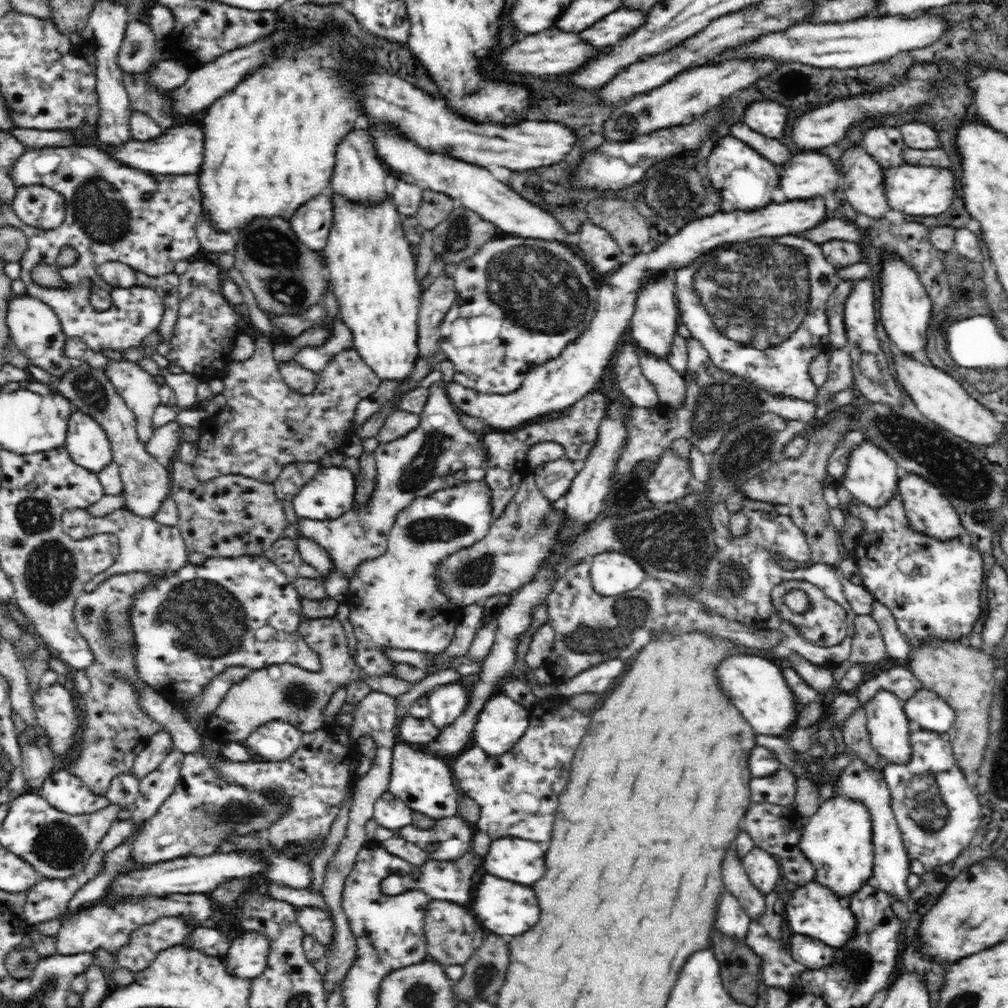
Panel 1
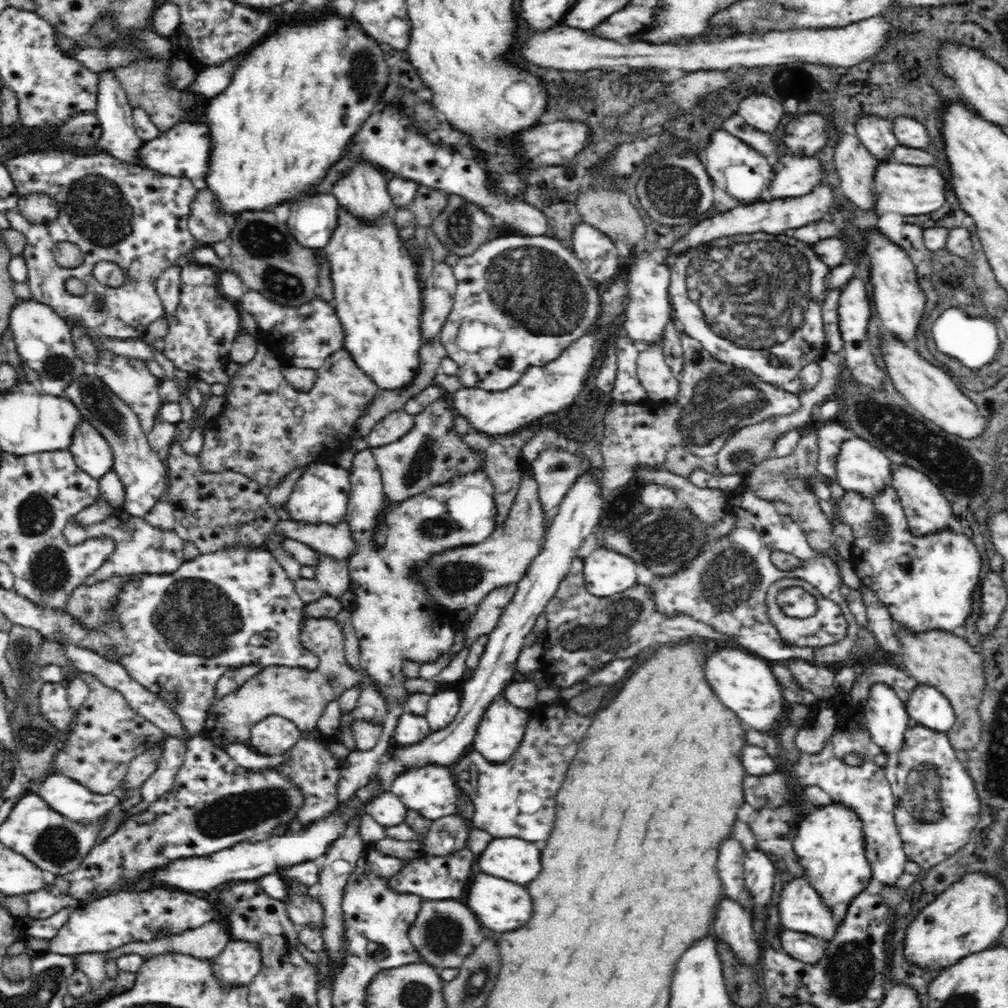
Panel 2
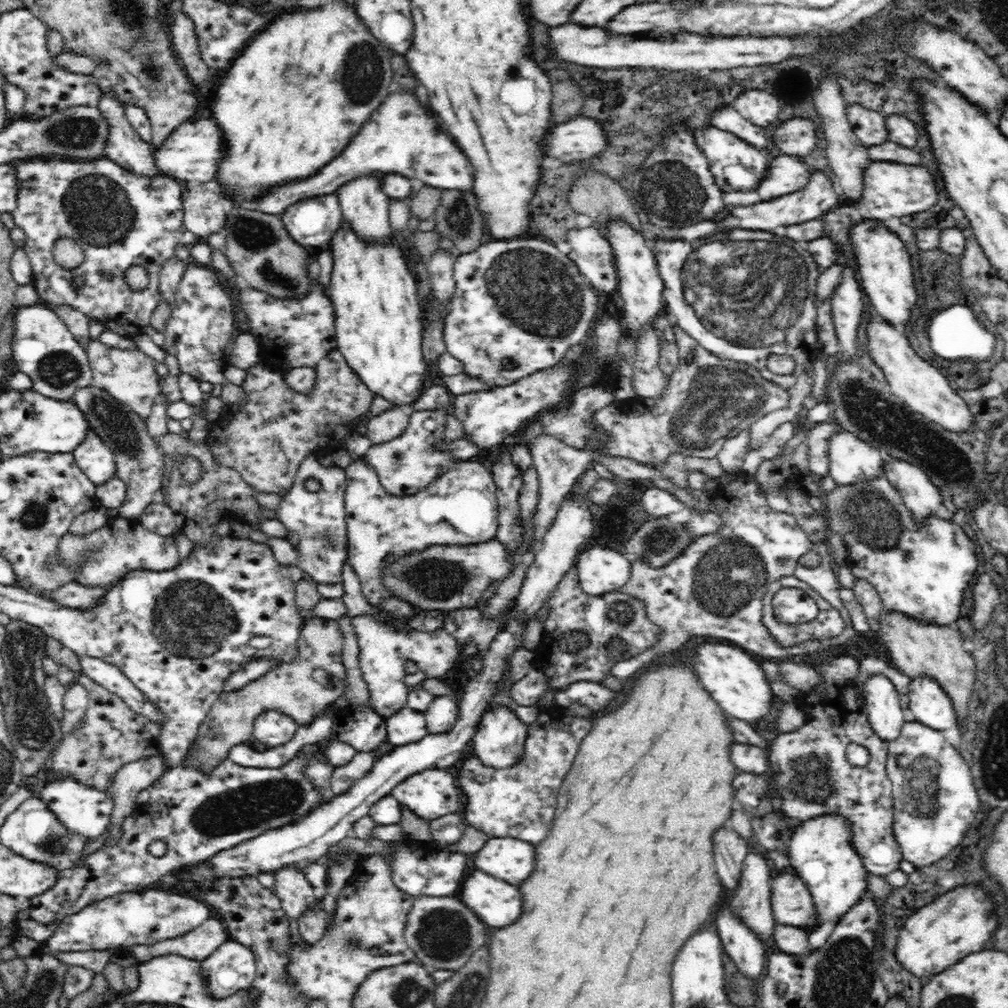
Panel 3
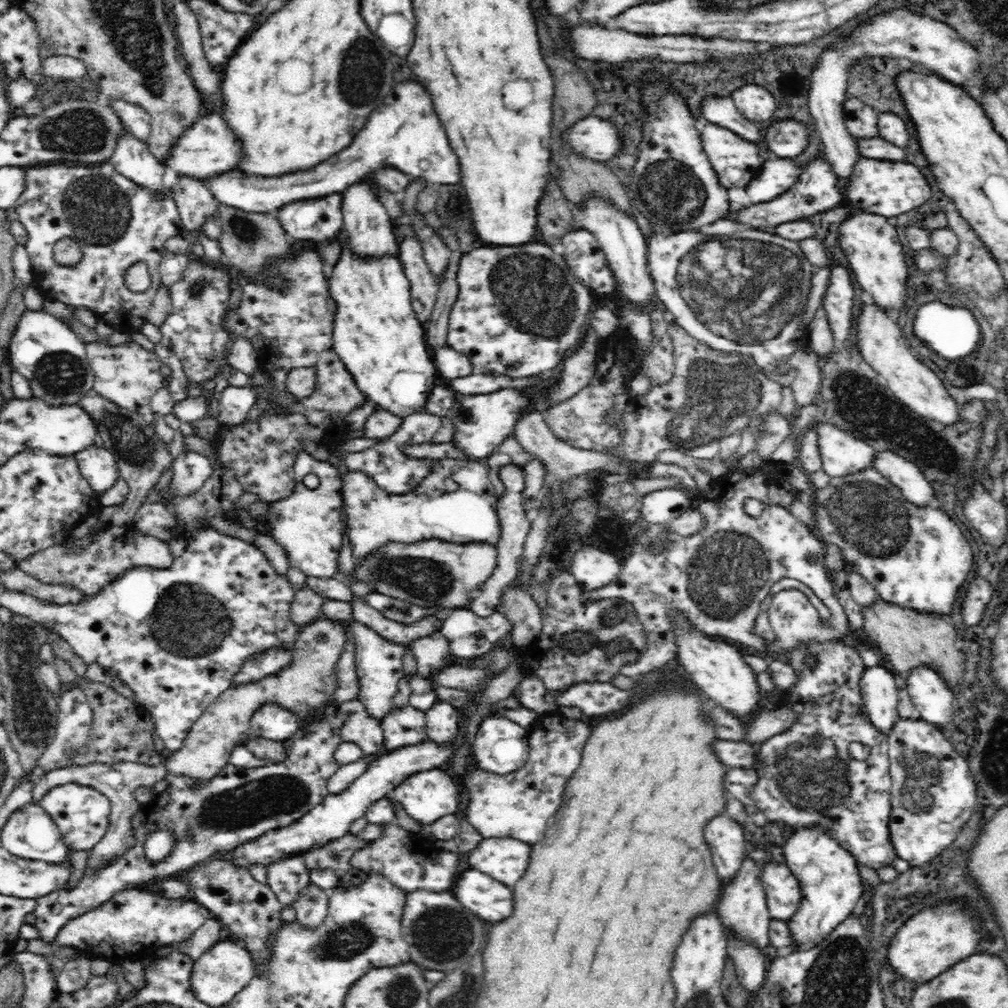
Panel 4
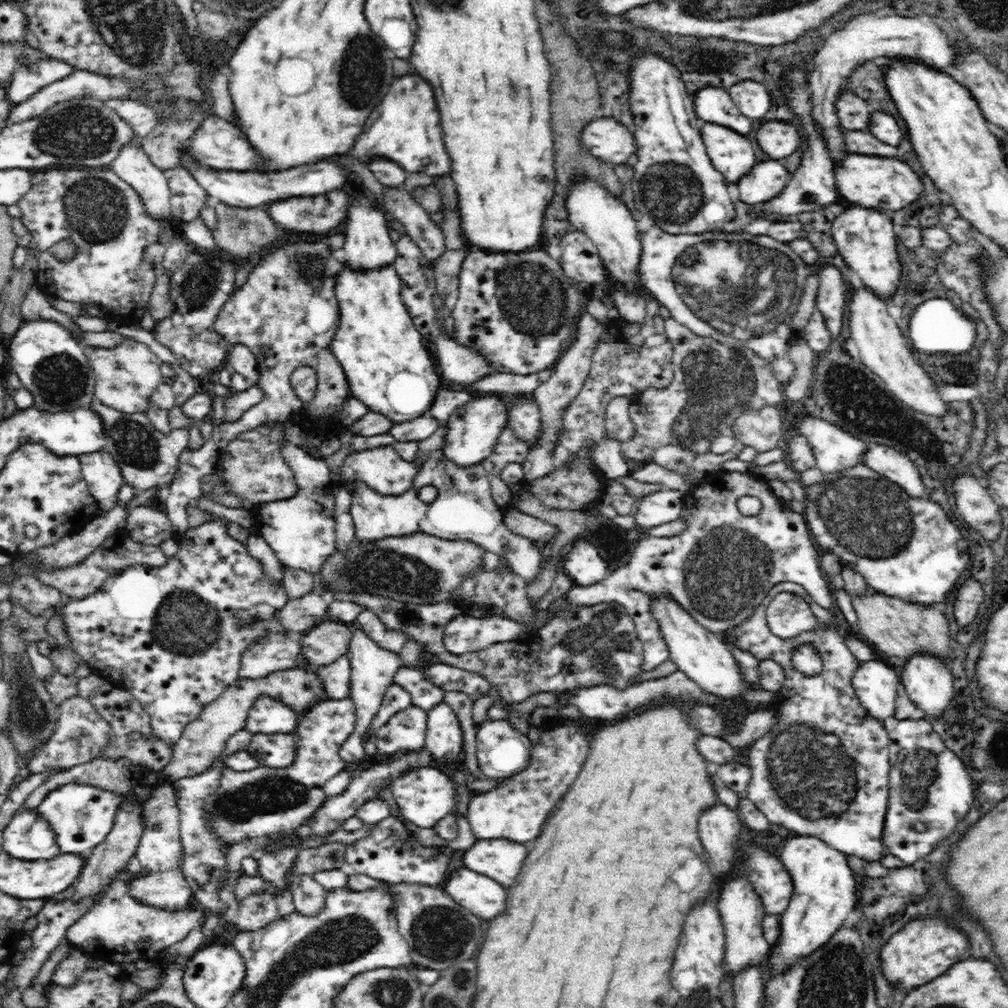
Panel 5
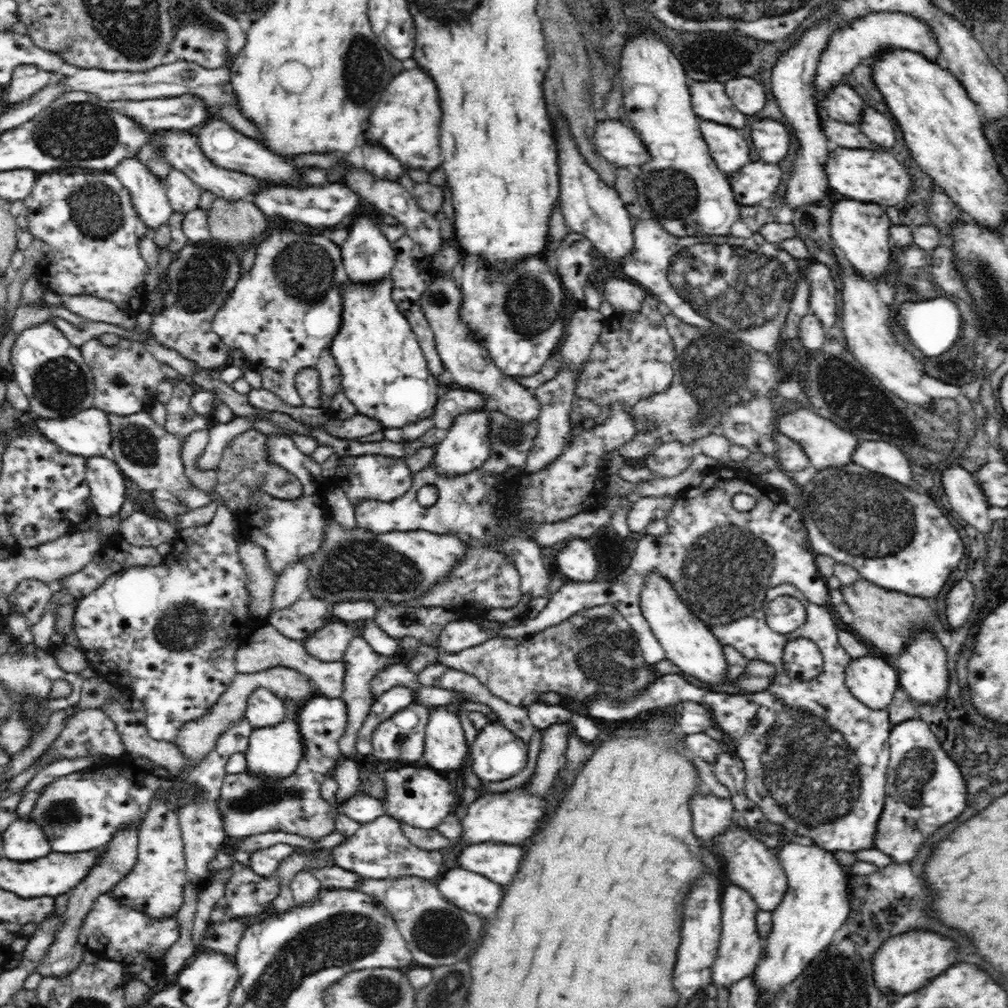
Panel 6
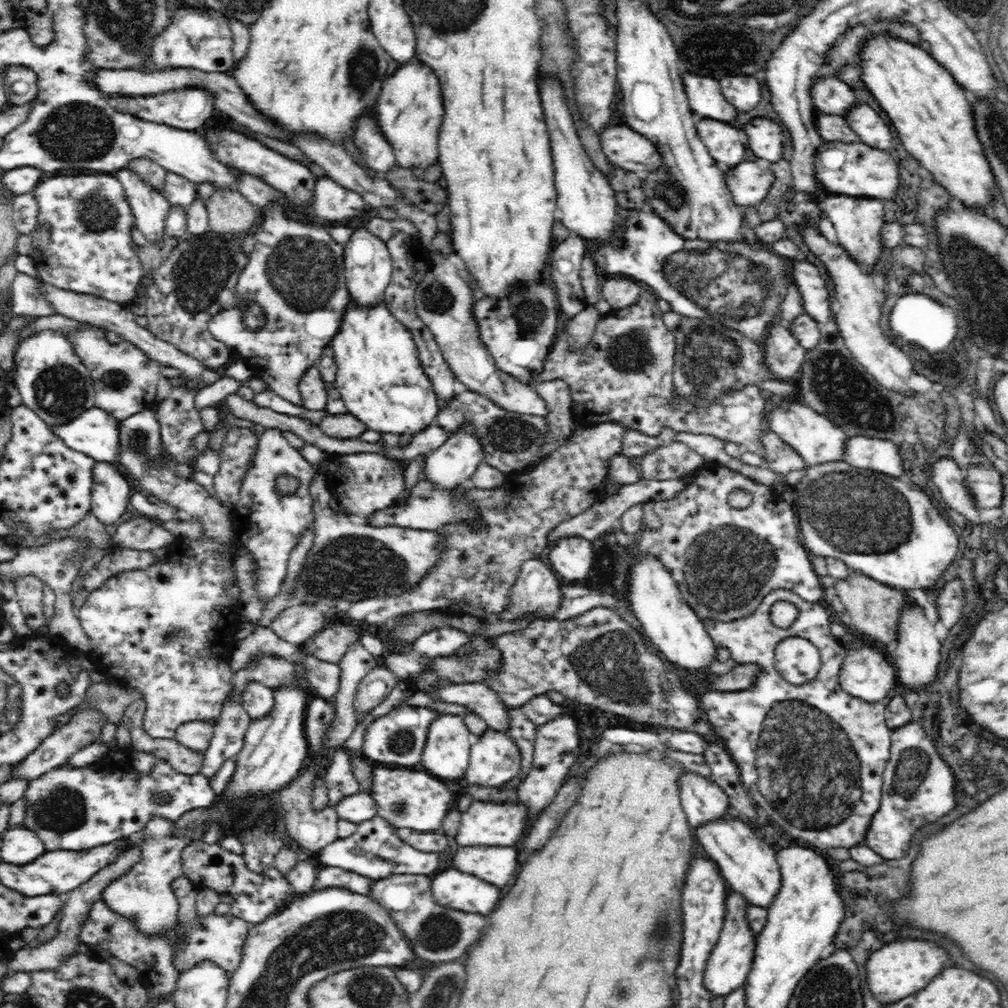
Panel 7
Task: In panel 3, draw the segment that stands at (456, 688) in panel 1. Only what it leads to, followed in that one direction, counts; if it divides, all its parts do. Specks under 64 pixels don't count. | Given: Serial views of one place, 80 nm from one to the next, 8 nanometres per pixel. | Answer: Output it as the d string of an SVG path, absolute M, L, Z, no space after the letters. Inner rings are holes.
M435 697L423 715L429 734L449 733L458 718L459 706L450 697Z

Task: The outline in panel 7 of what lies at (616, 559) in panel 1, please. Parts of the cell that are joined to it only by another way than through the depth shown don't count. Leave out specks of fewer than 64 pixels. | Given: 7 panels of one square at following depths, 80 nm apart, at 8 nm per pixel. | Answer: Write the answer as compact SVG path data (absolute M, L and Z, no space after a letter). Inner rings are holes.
M560 536L554 543L550 543L548 561L557 576L566 580L580 580L588 576L592 566L591 541L581 536Z

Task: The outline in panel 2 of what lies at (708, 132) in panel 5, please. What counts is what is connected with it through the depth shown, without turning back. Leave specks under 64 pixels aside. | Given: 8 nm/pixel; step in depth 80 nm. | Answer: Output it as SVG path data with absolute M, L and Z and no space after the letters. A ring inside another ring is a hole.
M716 130L710 136L710 142L704 150L704 162L714 184L730 196L734 196L736 200L740 200L740 204L758 202L760 194L770 187L770 182L774 178L772 165L768 164L768 160L760 152L754 152L748 144L724 130Z

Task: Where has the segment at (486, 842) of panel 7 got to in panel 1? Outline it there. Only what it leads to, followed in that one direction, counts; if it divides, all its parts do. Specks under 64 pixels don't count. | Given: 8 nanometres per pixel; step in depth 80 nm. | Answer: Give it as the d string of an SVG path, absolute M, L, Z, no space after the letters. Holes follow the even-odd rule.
M560 697L539 699L530 709L528 728L522 738L502 756L488 756L478 745L460 752L451 762L451 771L461 794L475 800L479 806L479 819L474 823L475 830L488 833L492 840L501 838L522 838L544 842L552 836L552 822L558 810L560 794L570 780L570 766L579 743L588 732L591 716L568 705Z

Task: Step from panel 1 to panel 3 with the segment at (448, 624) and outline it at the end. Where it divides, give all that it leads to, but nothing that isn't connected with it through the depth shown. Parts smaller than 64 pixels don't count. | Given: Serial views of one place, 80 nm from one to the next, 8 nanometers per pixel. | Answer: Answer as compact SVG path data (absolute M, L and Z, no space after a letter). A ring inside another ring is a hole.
M360 457L354 459L348 467L343 468L346 473L346 488L344 492L344 506L346 513L346 526L347 526L347 560L350 561L351 568L354 569L355 575L358 576L359 583L361 584L362 594L366 597L368 603L378 609L378 604L384 602L386 598L396 598L391 596L390 591L386 591L382 583L382 574L384 571L384 558L387 555L406 555L414 552L419 552L419 550L424 550L433 545L470 545L479 544L482 541L489 541L497 536L498 522L498 503L497 503L497 486L495 485L493 476L490 474L489 468L481 462L480 459L461 461L456 466L453 466L449 471L444 472L444 474L437 476L426 488L418 490L416 494L408 496L394 496L388 494L386 489L380 484L378 477L376 476L376 471L370 467L369 463L360 460ZM371 616L351 618L359 648L359 665L362 676L370 693L370 708L383 717L392 716L394 712L407 705L407 690L404 685L405 663L413 660L425 678L443 678L452 672L452 666L458 658L457 640L444 628L431 633L410 632L400 634L388 628L384 622L378 624Z

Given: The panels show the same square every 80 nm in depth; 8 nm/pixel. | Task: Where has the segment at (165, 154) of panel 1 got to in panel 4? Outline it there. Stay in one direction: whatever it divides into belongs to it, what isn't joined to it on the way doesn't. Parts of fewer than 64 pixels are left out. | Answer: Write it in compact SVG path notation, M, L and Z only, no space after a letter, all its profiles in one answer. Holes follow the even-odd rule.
M213 112L206 117L200 117L182 133L164 165L174 168L180 175L202 181L238 168L238 164L242 162L242 153L242 144L239 144L238 137L230 130L230 125L219 113Z

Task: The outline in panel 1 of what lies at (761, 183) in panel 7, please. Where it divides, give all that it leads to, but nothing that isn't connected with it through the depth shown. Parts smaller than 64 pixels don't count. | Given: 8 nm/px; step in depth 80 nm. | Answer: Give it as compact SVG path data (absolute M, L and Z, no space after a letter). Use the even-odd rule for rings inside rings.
M819 151L795 154L782 164L780 190L788 200L806 200L814 196L831 197L839 181L839 166Z

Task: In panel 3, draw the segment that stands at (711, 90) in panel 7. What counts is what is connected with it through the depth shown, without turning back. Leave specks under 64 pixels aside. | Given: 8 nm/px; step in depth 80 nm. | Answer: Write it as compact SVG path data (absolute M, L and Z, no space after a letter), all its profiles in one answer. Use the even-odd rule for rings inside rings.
M733 104L726 105L726 108L718 108L716 112L710 114L712 125L722 131L732 132L735 136L742 138L747 144L752 144L756 148L764 148L771 145L771 139L758 126L750 124L749 120L740 115L734 108ZM768 136L768 138L766 138Z

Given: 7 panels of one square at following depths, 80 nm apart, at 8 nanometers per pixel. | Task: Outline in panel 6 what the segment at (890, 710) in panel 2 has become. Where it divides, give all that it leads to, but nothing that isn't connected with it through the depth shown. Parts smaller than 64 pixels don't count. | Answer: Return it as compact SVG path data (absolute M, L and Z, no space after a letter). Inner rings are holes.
M865 653L860 658L851 658L846 668L845 686L860 702L874 710L885 710L900 688L897 671L884 659Z

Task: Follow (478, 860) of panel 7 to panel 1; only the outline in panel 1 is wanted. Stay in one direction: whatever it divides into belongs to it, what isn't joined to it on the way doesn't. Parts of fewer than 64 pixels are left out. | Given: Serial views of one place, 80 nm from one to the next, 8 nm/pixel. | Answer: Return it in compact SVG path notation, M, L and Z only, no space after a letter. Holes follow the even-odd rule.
M501 838L492 842L484 856L484 868L498 878L530 886L538 882L546 870L544 854L546 850L532 840Z

